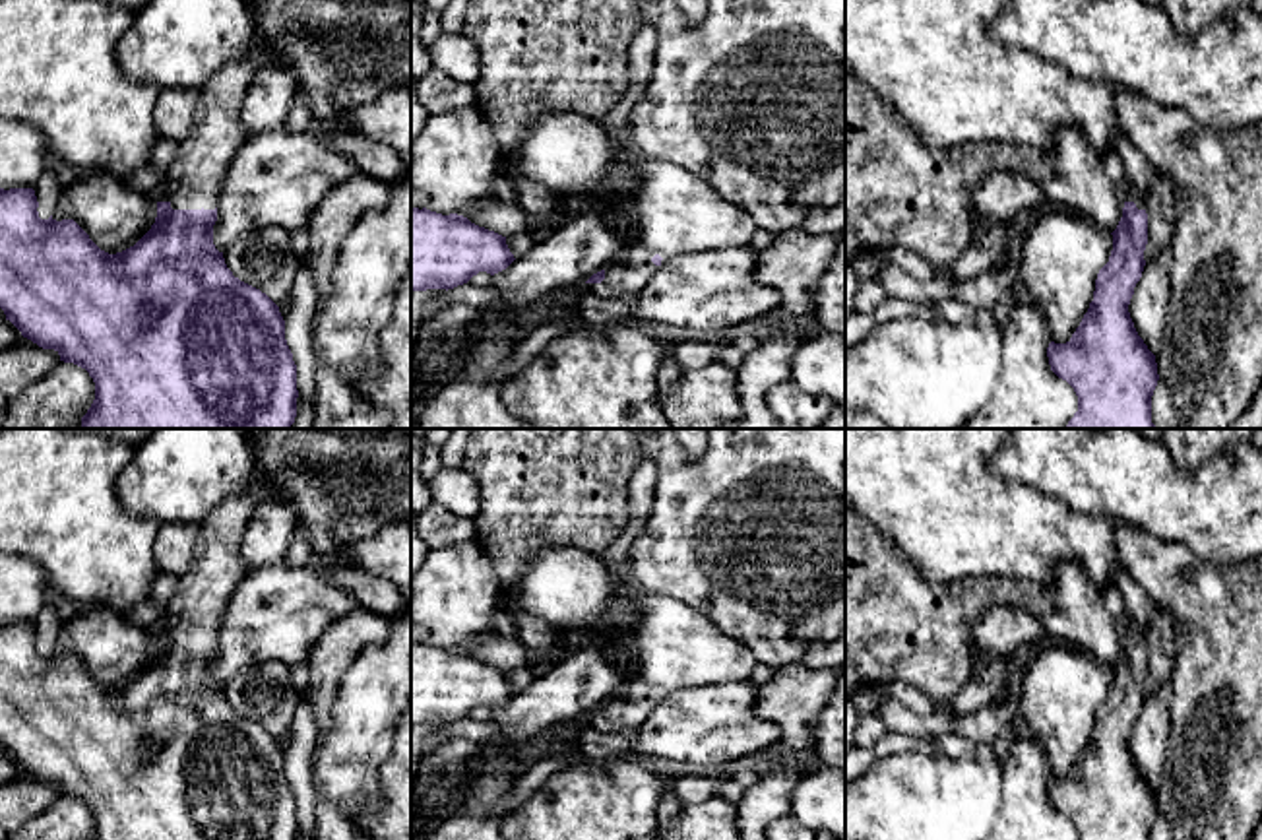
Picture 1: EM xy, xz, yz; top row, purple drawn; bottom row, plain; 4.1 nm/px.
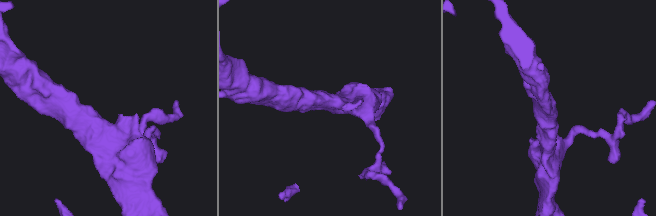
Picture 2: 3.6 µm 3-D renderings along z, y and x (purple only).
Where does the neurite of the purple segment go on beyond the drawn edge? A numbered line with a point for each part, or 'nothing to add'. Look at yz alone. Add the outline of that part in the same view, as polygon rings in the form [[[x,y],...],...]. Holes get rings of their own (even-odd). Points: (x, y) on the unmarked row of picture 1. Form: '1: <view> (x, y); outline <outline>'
1: yz (1131, 627); outline [[[1128,617],[1126,623],[1122,623],[1124,636],[1134,636],[1138,644],[1146,644],[1146,627],[1136,623]]]

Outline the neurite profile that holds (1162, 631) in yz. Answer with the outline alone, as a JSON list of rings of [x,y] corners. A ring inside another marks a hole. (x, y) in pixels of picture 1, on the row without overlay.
[[[1159,605],[1155,617],[1146,625],[1148,648],[1148,679],[1144,695],[1150,698],[1159,689],[1167,687],[1175,671],[1177,625],[1173,611]]]

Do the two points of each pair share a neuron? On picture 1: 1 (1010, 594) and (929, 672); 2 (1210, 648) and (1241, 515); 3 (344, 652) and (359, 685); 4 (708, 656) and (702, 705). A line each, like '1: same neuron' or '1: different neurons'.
1: same neuron
2: different neurons
3: different neurons
4: different neurons

